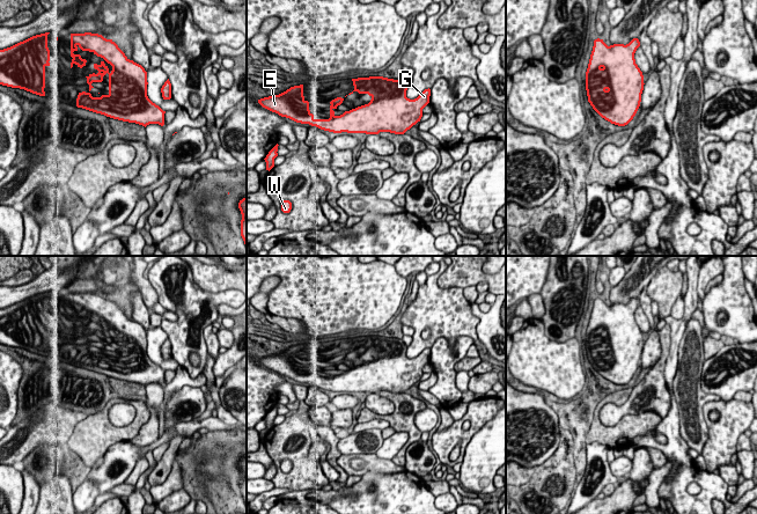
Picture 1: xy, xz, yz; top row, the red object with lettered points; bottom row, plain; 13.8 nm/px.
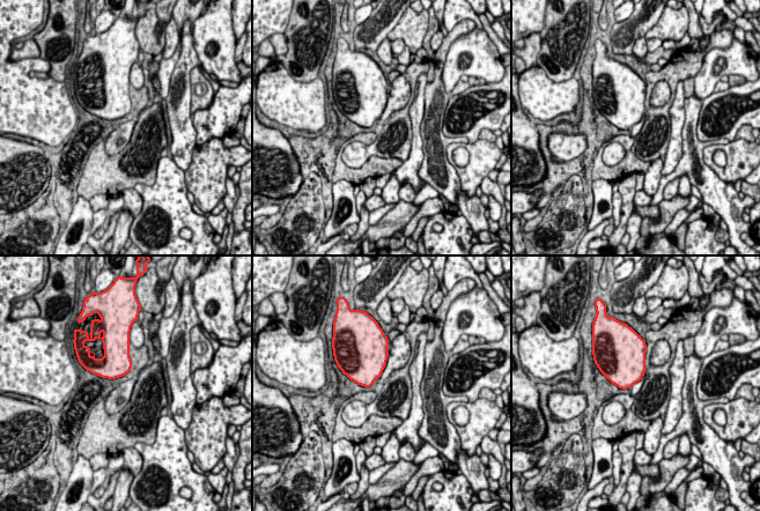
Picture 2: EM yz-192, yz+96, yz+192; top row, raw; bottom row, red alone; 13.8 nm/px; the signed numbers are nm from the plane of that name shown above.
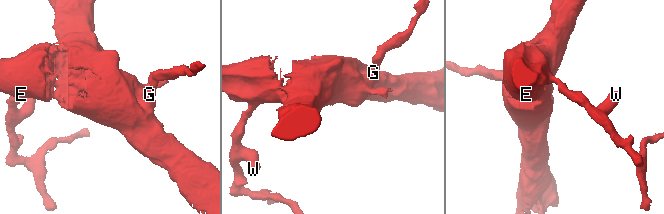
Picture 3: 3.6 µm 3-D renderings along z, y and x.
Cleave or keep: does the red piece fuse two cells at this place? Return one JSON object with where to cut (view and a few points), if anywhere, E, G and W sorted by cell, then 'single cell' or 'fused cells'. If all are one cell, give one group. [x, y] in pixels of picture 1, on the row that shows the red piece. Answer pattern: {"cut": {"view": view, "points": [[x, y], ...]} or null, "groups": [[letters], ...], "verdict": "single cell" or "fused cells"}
{"cut": null, "groups": [["E", "G", "W"]], "verdict": "single cell"}

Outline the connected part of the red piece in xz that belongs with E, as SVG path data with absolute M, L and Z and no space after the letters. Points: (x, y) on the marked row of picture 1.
M369 76L352 79L354 90L348 95L358 91L359 94L368 94L372 100L368 104L358 107L350 111L345 111L340 116L335 115L335 109L344 101L337 97L330 102L330 118L315 119L309 110L309 102L303 96L303 85L294 86L286 91L258 100L258 103L281 117L289 118L296 123L309 124L321 130L333 133L366 133L378 134L380 132L390 132L395 134L404 134L413 125L420 122L422 109L429 103L431 89L425 89L417 98L410 100L406 97L407 87L402 80L394 80L383 76Z

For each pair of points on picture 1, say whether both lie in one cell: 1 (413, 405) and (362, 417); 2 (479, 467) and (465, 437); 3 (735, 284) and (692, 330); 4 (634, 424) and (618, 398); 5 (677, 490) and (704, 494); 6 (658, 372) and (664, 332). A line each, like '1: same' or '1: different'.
1: same
2: different
3: different
4: same
5: same
6: same

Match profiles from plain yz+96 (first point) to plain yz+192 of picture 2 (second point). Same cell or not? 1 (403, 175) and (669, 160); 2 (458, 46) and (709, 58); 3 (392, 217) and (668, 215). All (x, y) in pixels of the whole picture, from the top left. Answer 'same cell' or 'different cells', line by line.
1: same cell
2: same cell
3: same cell

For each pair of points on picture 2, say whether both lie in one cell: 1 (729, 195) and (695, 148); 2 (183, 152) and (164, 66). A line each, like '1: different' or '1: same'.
1: same
2: different

